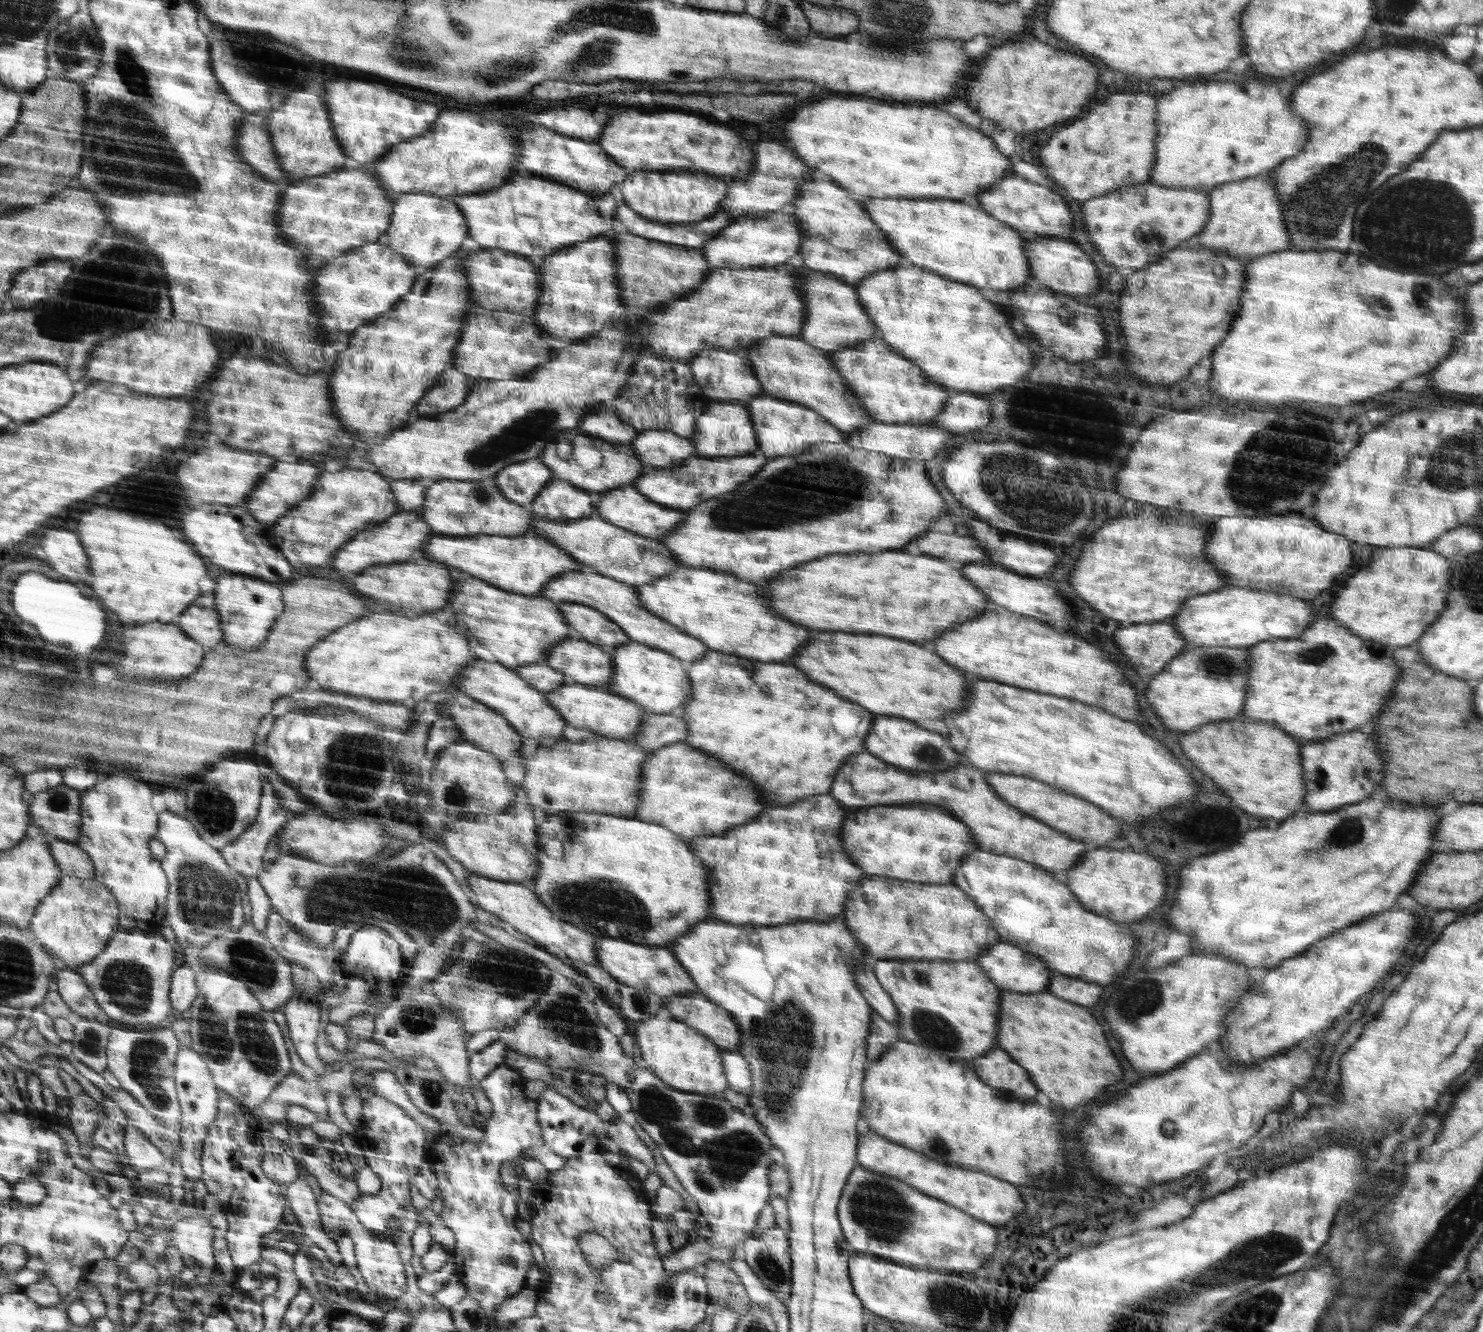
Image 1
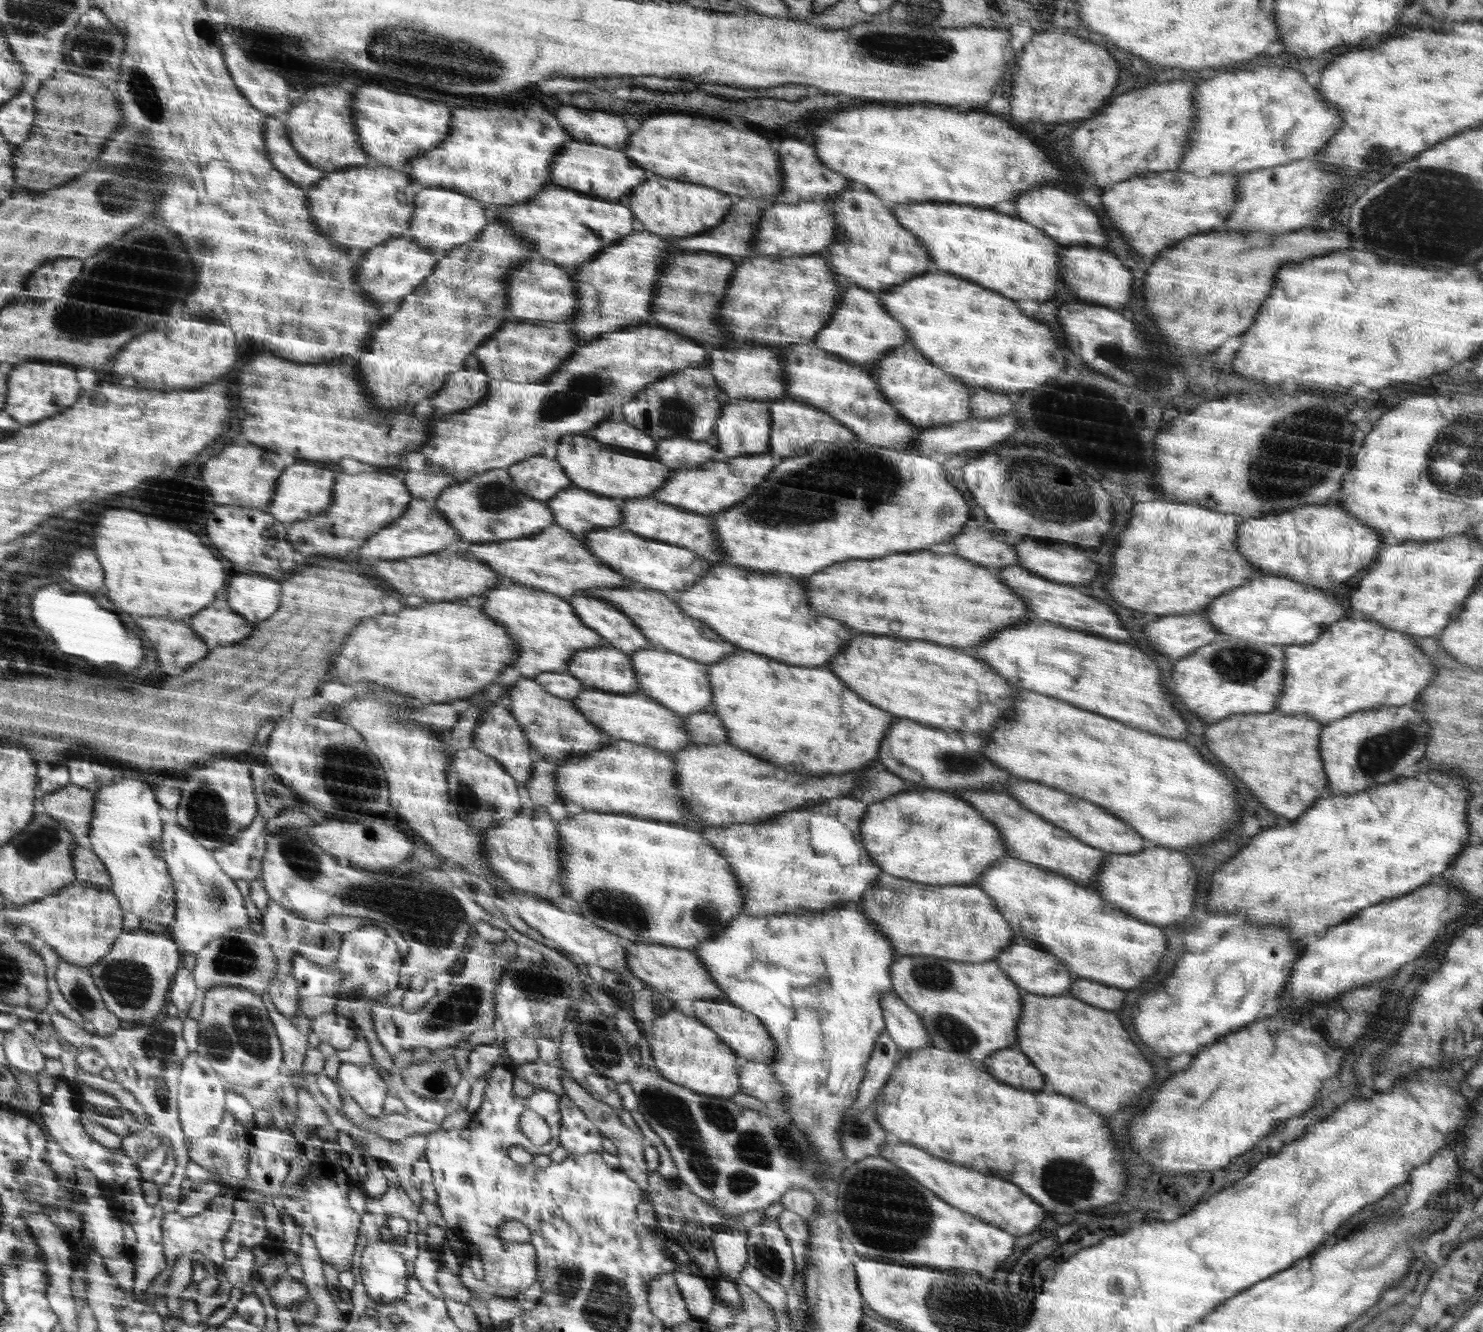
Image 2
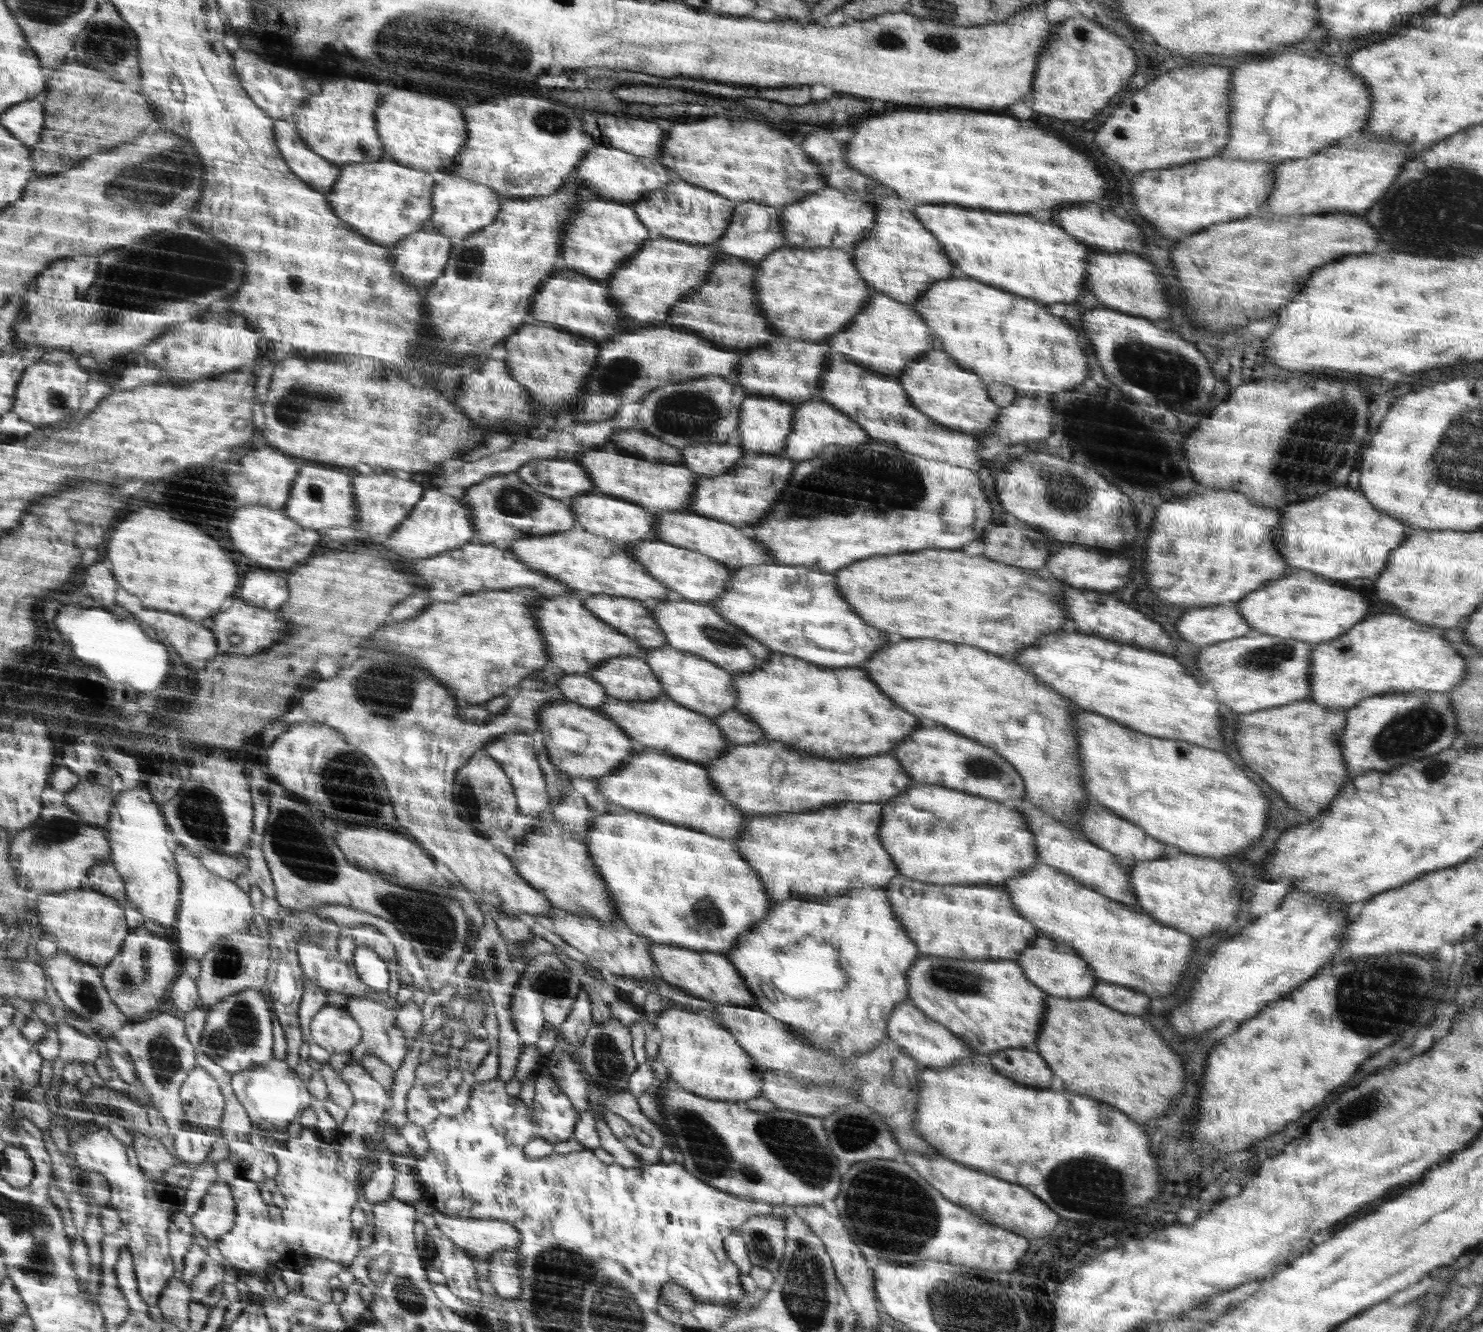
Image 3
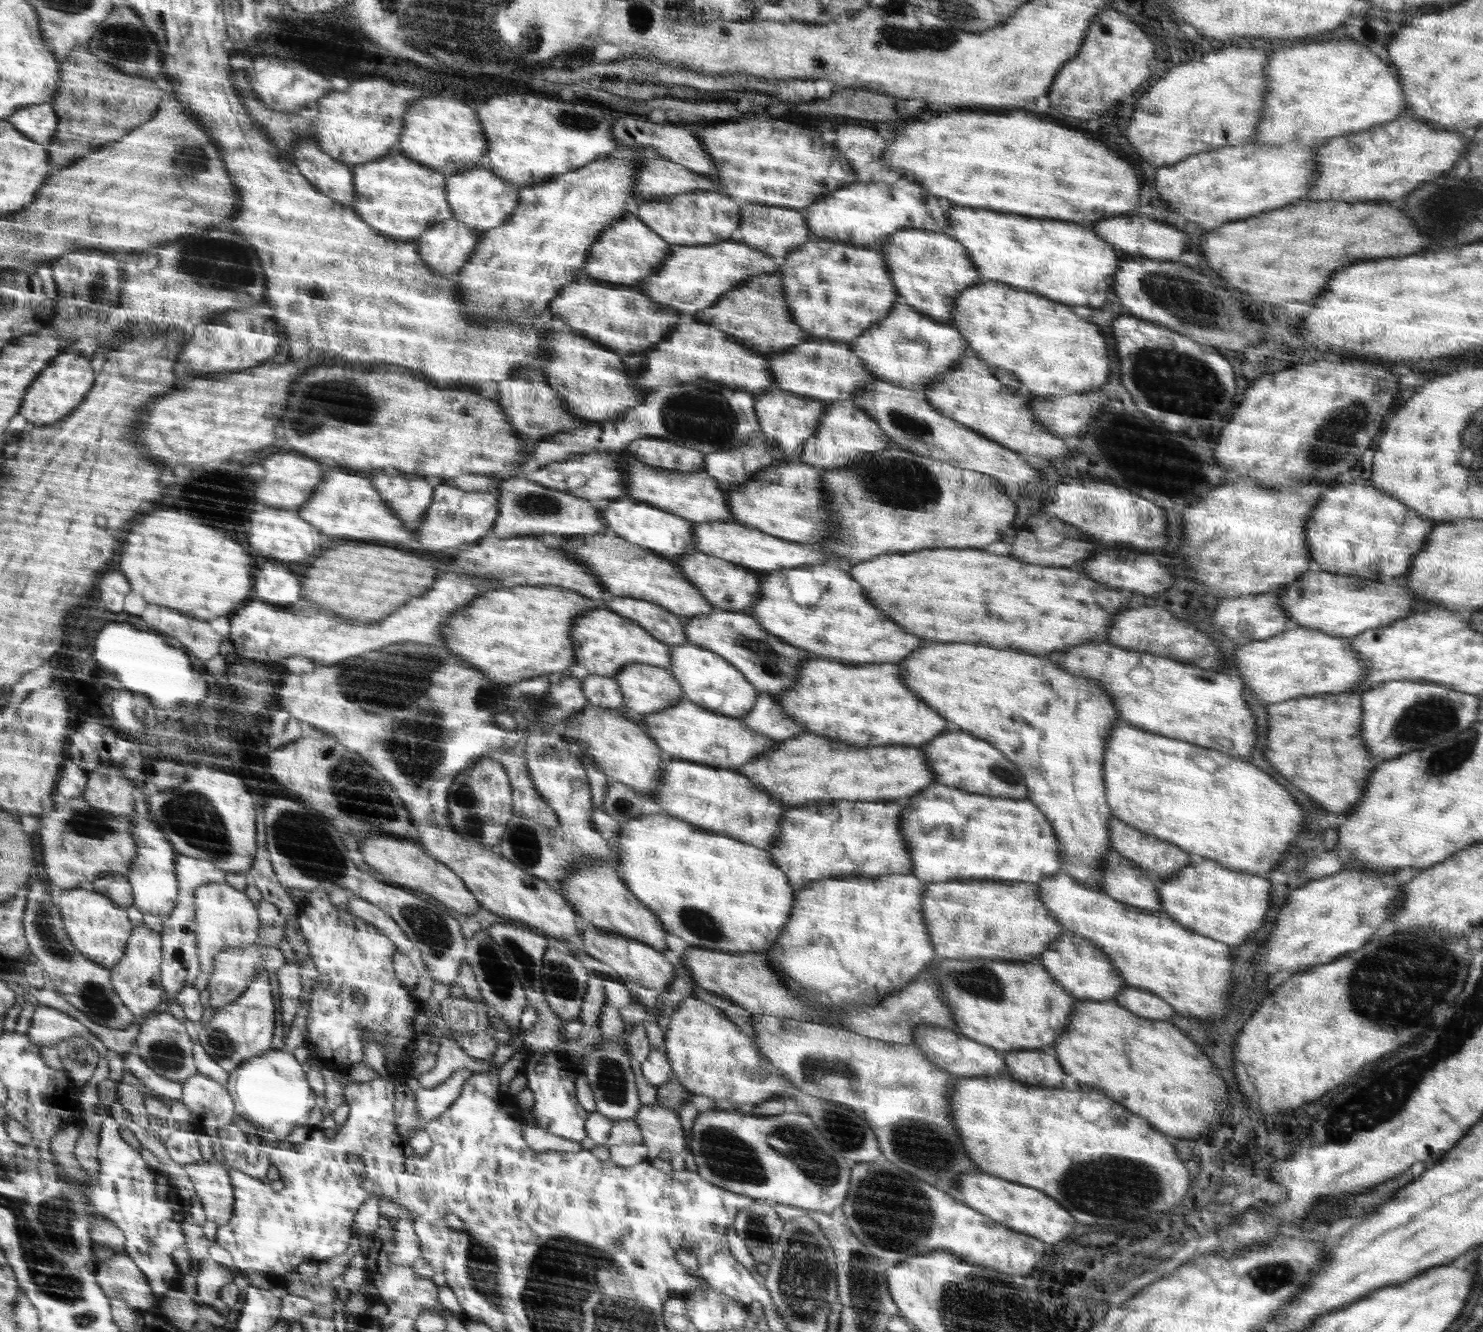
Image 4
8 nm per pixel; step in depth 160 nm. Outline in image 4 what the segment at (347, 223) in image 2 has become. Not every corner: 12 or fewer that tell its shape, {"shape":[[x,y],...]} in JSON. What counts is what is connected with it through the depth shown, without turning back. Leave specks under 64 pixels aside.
{"shape":[[397,149],[353,166],[350,207],[416,240],[454,216],[445,173]]}

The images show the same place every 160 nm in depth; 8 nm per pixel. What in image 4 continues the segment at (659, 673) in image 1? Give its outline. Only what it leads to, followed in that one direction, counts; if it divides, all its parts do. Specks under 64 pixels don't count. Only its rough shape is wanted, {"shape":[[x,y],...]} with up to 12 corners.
{"shape":[[691,642],[668,669],[684,698],[724,716],[760,696],[736,665]]}

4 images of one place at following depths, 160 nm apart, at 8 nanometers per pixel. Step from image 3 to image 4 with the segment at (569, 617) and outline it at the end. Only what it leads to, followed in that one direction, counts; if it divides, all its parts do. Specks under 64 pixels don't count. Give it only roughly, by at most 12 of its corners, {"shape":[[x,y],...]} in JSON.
{"shape":[[610,609],[572,624],[576,664],[672,666],[673,645]]}

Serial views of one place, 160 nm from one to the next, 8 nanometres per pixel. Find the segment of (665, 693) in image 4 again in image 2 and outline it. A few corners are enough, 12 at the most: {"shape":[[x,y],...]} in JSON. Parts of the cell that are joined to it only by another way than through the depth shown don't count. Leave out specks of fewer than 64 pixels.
{"shape":[[610,646],[574,654],[566,672],[611,693],[636,693],[630,654]]}

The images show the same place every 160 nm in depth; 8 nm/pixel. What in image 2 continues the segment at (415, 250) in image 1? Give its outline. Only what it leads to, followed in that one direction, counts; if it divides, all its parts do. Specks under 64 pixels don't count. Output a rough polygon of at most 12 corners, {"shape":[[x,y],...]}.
{"shape":[[456,189],[416,193],[404,236],[438,261],[490,223],[486,203]]}

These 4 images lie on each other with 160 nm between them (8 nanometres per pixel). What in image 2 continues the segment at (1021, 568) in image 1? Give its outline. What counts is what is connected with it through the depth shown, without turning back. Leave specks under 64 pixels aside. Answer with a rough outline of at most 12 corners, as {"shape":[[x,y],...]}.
{"shape":[[1015,544],[1018,565],[1046,580],[1088,584],[1098,565],[1077,546]]}

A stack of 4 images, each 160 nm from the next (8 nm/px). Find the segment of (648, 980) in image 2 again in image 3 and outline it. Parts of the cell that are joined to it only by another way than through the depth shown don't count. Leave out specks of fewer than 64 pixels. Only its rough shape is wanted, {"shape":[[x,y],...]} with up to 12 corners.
{"shape":[[650,944],[654,976],[716,1005],[756,1007],[723,953]]}

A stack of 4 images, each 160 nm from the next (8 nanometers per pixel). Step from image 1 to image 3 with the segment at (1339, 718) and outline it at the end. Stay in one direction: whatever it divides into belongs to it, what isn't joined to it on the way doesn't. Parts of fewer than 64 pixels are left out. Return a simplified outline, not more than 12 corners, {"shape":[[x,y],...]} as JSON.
{"shape":[[1366,617],[1309,654],[1327,708],[1448,693],[1464,659],[1436,626]]}

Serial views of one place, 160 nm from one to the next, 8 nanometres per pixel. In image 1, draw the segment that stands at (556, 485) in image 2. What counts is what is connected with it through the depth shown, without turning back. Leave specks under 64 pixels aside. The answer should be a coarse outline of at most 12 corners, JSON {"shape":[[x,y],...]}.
{"shape":[[539,457],[494,477],[506,497],[530,506],[557,476]]}

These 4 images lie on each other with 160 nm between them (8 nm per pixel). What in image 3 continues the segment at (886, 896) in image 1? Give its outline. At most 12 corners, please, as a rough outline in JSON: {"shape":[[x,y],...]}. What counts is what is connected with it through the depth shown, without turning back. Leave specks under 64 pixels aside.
{"shape":[[1000,885],[884,887],[921,956],[1013,960],[1041,937]]}

